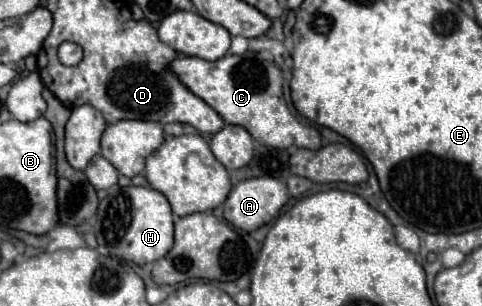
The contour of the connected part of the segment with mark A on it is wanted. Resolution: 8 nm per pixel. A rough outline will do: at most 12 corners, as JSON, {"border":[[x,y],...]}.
{"border":[[274,176],[238,182],[224,218],[252,232],[288,200]]}

